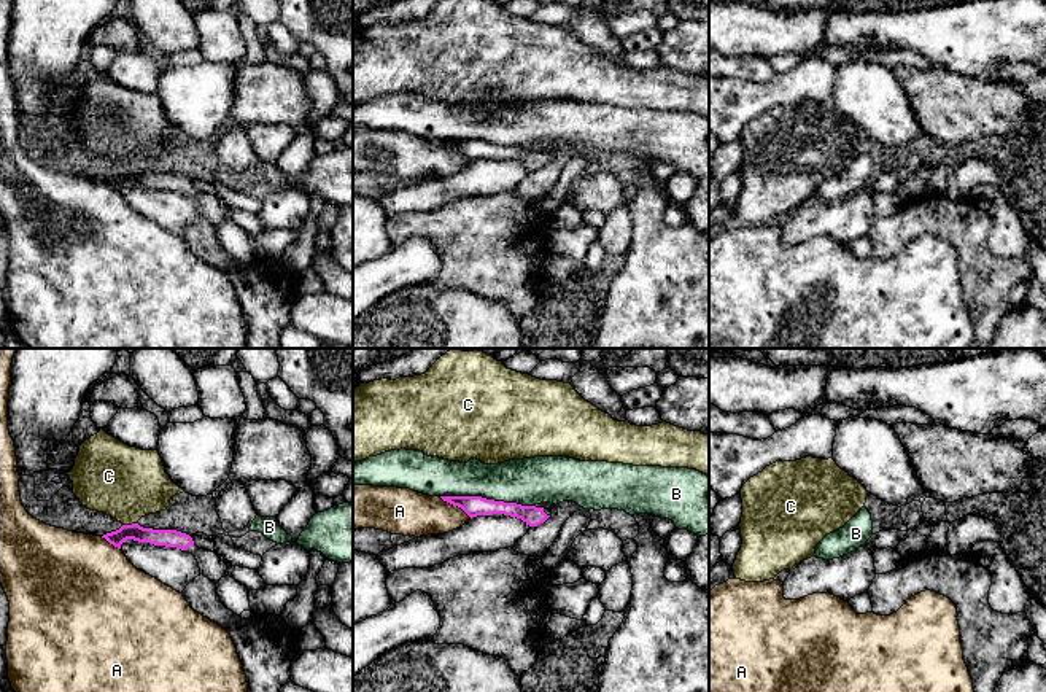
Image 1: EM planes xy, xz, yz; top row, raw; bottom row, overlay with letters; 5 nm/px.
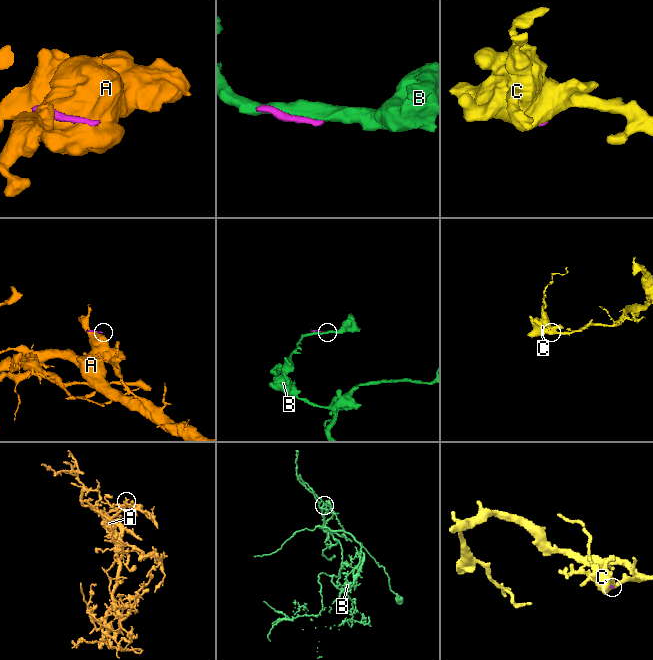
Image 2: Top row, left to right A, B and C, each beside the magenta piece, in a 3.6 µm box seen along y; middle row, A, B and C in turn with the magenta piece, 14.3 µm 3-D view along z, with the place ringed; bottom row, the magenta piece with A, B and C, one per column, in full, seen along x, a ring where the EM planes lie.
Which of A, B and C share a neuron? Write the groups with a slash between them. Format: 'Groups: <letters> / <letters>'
Groups: A / B / C

